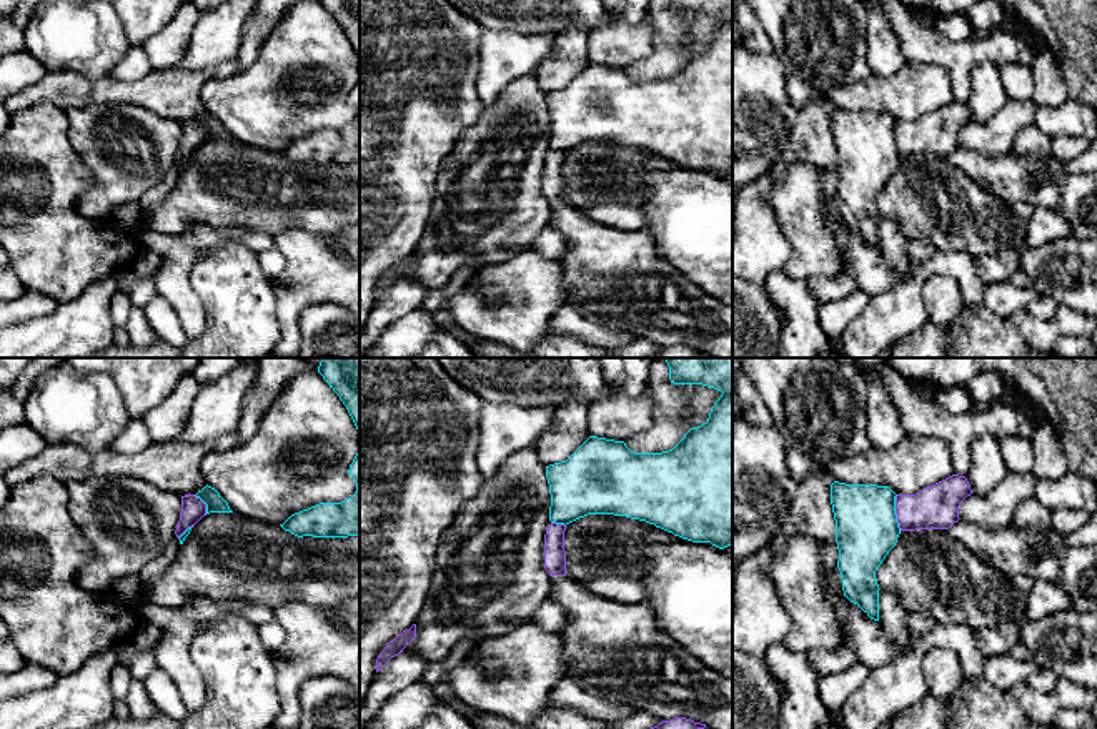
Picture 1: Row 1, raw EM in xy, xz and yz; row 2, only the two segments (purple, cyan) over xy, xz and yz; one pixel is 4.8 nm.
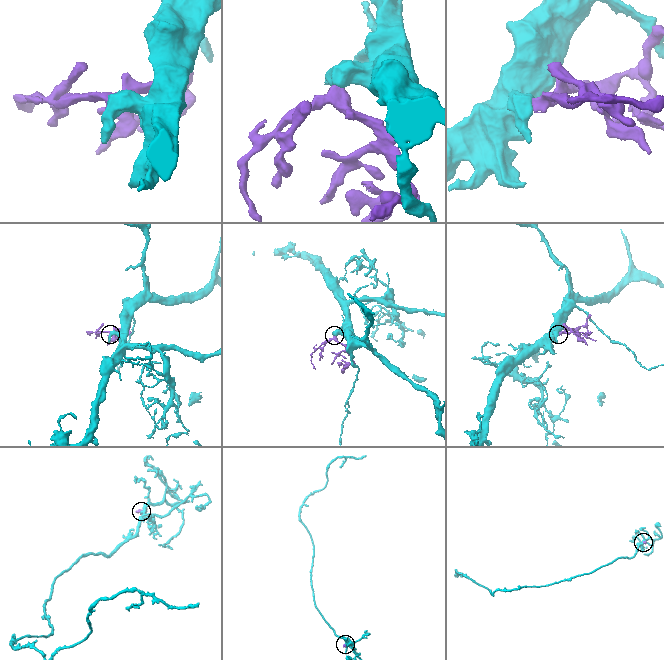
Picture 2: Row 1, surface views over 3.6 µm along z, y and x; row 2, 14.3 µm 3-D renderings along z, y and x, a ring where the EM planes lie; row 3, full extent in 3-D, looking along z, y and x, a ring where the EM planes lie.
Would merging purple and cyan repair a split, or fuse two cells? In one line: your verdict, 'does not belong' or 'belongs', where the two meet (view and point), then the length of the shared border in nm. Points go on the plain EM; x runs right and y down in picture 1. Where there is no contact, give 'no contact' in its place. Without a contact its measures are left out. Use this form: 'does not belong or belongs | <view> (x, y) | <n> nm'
does not belong | yz (896, 140) | 180 nm

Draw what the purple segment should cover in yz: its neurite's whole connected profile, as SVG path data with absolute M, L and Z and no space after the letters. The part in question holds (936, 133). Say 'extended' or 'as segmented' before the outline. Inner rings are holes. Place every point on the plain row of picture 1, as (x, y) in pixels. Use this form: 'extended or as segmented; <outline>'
as segmented; M952 102L916 122L896 123L901 158L949 156L959 145L960 130L972 122L965 103Z

